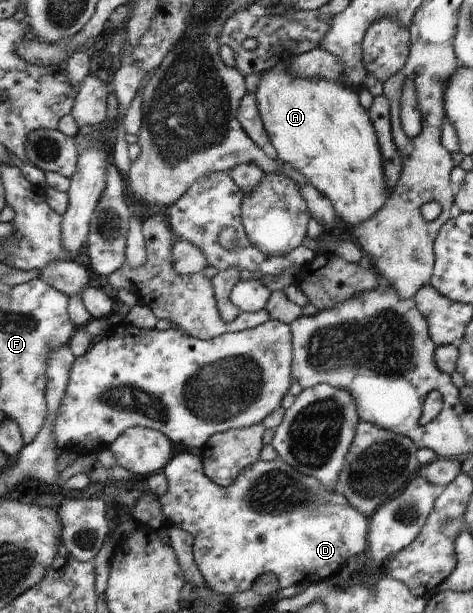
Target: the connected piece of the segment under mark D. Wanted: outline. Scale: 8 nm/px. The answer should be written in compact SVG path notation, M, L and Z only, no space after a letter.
M192 452L180 453L173 456L173 458L166 464L166 467L161 471L167 479L168 491L165 496L158 498L162 504L162 511L166 518L166 525L178 526L188 531L194 537L193 543L193 558L196 567L205 579L205 583L218 594L231 596L246 590L255 588L256 577L260 577L262 573L274 573L278 577L279 590L284 587L294 586L302 582L316 583L330 578L333 574L339 571L350 558L361 559L368 549L368 532L369 532L369 518L363 513L360 513L355 507L350 505L350 502L344 497L344 494L337 490L327 490L324 485L320 483L315 477L304 475L291 465L284 463L280 459L265 462L258 460L249 469L244 469L236 478L236 481L228 487L220 487L216 485L203 470L203 461L200 455Z

